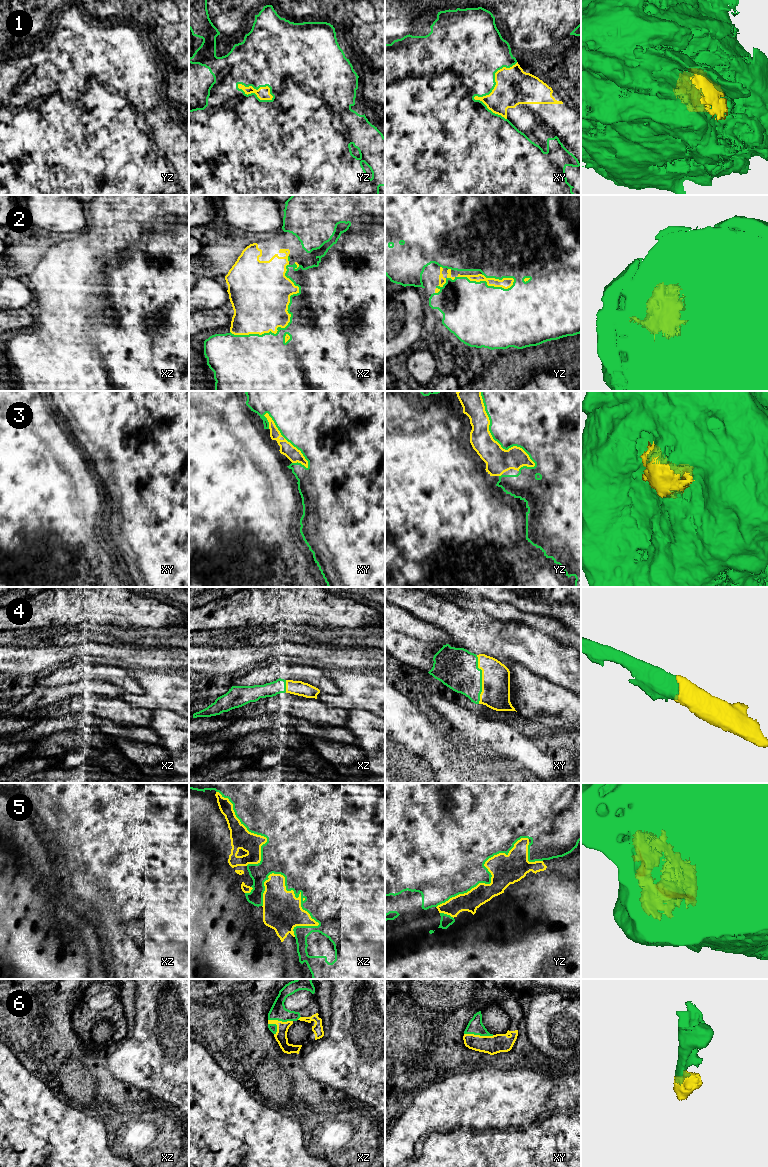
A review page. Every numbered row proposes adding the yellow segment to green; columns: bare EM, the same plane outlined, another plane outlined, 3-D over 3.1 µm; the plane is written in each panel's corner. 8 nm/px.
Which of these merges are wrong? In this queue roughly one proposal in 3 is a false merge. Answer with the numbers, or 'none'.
none

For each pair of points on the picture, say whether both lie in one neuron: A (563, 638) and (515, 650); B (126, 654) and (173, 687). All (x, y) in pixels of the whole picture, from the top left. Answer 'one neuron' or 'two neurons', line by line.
A: two neurons
B: two neurons

